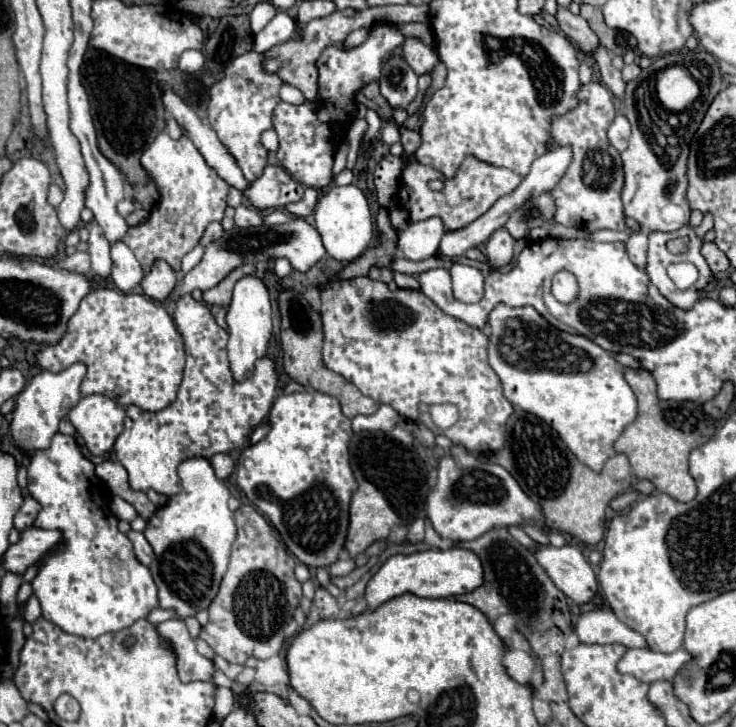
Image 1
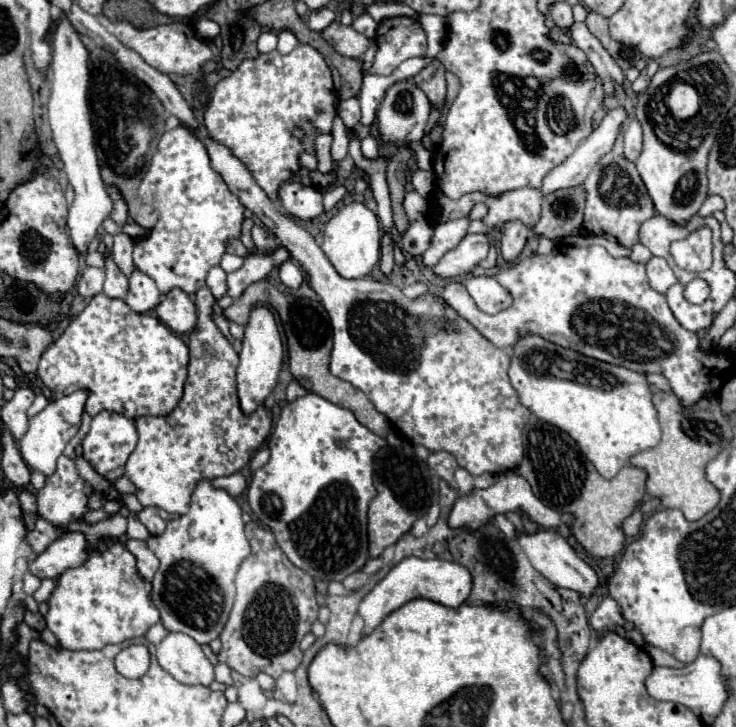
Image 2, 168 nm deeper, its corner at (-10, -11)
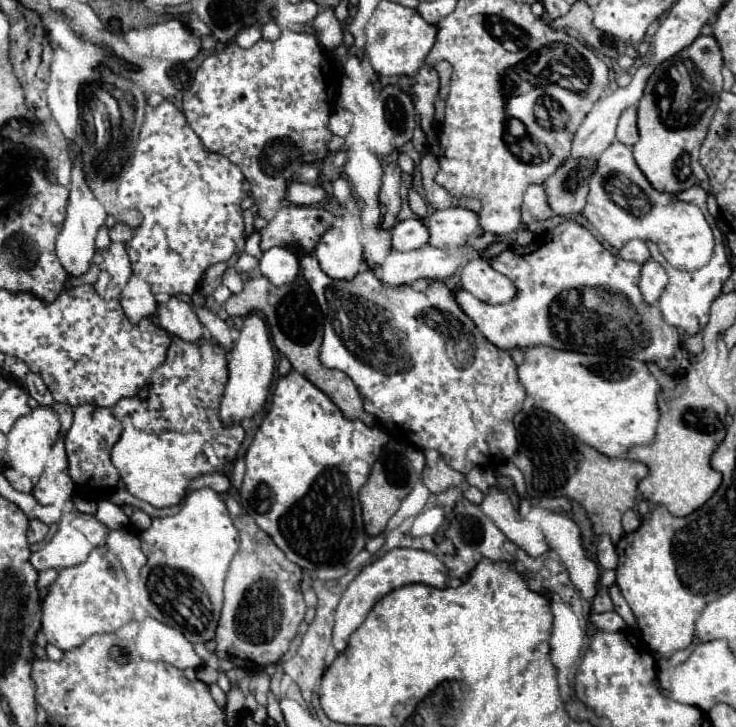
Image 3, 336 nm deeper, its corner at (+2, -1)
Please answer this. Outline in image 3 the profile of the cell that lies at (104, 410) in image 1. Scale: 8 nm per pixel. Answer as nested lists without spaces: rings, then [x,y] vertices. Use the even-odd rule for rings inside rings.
[[[82,404],[76,408],[74,424],[66,436],[66,448],[70,458],[70,476],[78,484],[78,490],[92,494],[90,498],[102,498],[118,484],[118,470],[110,460],[112,446],[122,436],[122,422],[112,414],[112,408],[100,408],[94,404]]]

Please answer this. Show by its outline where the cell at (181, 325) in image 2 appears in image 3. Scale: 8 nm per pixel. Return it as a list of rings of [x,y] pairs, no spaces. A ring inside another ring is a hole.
[[[170,296],[166,302],[156,304],[156,318],[160,326],[174,336],[186,340],[198,340],[202,336],[202,326],[192,306],[178,296]]]

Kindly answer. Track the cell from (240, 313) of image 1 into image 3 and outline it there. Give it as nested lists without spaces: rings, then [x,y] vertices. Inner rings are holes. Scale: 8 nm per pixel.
[[[250,312],[244,316],[240,336],[228,354],[228,372],[230,372],[230,378],[222,396],[220,416],[224,422],[230,424],[230,422],[240,422],[246,416],[252,416],[262,408],[268,386],[274,376],[274,352],[272,352],[268,328],[256,312]]]

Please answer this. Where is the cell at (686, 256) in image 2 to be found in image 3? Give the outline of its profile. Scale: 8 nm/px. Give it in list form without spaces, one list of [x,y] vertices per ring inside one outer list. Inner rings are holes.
[[[610,144],[596,158],[596,166],[588,180],[588,198],[584,216],[600,232],[604,242],[622,248],[628,240],[654,240],[666,260],[684,270],[704,266],[712,254],[712,230],[696,204],[678,202],[674,196],[652,190],[638,170],[632,152],[624,144]]]

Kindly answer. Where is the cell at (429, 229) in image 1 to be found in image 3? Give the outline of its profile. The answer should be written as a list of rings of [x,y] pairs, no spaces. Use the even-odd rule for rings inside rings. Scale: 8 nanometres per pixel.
[[[450,206],[444,210],[434,210],[428,218],[426,218],[426,226],[428,226],[428,244],[436,246],[436,248],[456,248],[460,244],[466,242],[466,238],[478,228],[478,218],[474,212],[464,210],[460,206]]]

